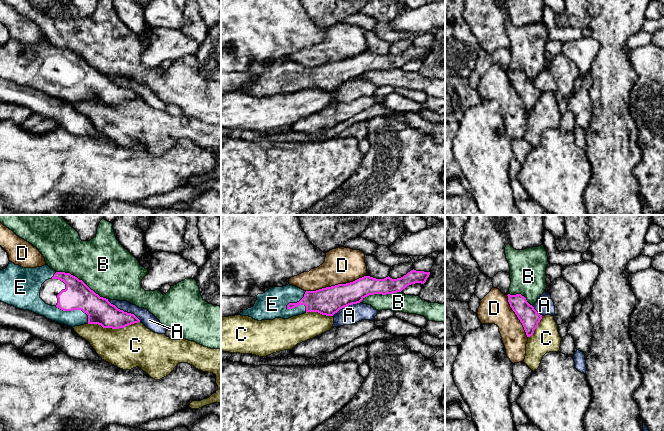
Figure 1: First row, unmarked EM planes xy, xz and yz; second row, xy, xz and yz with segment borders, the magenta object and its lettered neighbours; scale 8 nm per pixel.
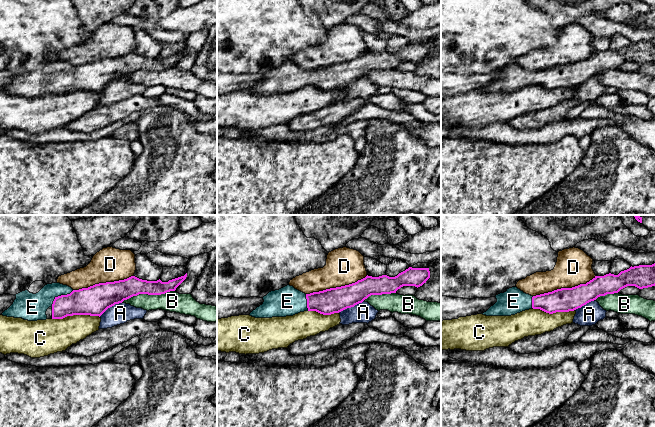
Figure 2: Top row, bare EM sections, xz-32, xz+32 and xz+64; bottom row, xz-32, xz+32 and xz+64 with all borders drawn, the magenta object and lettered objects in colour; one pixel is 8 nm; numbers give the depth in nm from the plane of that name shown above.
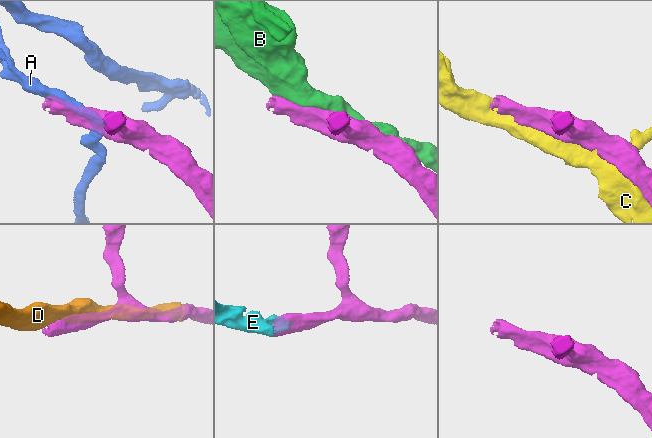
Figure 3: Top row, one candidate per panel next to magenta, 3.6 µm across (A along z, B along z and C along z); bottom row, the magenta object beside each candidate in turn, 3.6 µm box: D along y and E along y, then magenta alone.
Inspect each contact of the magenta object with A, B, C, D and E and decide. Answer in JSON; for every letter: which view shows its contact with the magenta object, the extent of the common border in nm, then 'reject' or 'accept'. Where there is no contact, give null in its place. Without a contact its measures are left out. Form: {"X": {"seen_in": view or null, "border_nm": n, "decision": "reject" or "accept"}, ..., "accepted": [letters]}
{"A": {"seen_in": "xy", "border_nm": 320, "decision": "reject"}, "B": {"seen_in": "xy", "border_nm": 480, "decision": "reject"}, "C": {"seen_in": "xy", "border_nm": 420, "decision": "reject"}, "D": {"seen_in": "xz", "border_nm": 500, "decision": "reject"}, "E": {"seen_in": "xz", "border_nm": 220, "decision": "accept"}, "accepted": ["E"]}

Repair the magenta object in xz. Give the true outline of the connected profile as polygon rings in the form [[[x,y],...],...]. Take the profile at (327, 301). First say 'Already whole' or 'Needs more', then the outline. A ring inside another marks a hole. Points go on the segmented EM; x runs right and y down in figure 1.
Needs more. [[[411,270],[401,278],[376,279],[364,276],[353,282],[338,284],[316,291],[304,291],[293,285],[273,287],[257,295],[253,307],[243,310],[239,315],[255,320],[288,319],[307,312],[318,312],[333,316],[340,309],[360,303],[365,297],[374,294],[393,294],[401,292],[415,283],[424,284],[430,272]]]

